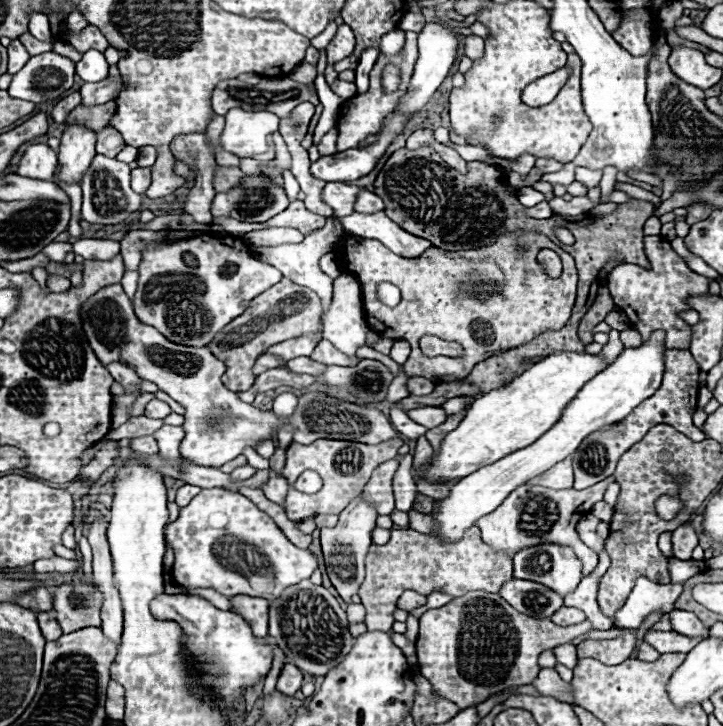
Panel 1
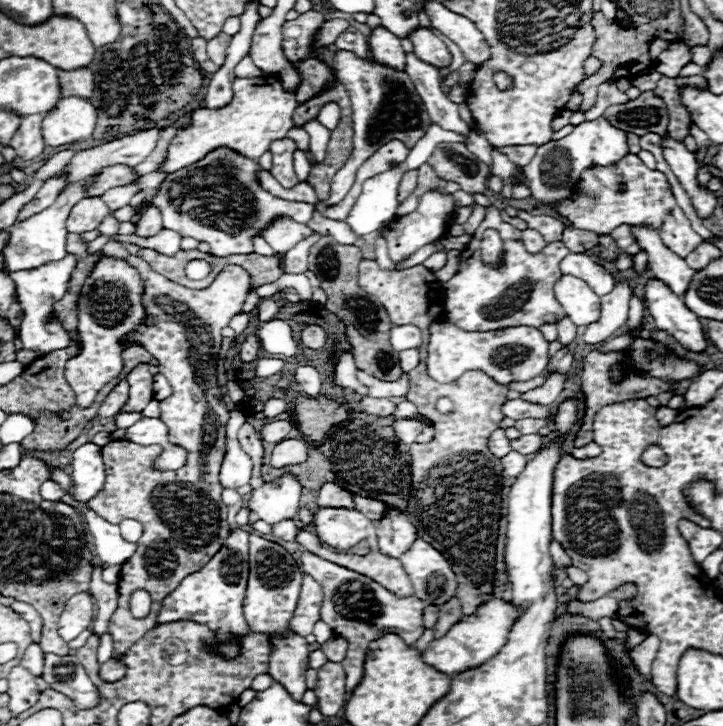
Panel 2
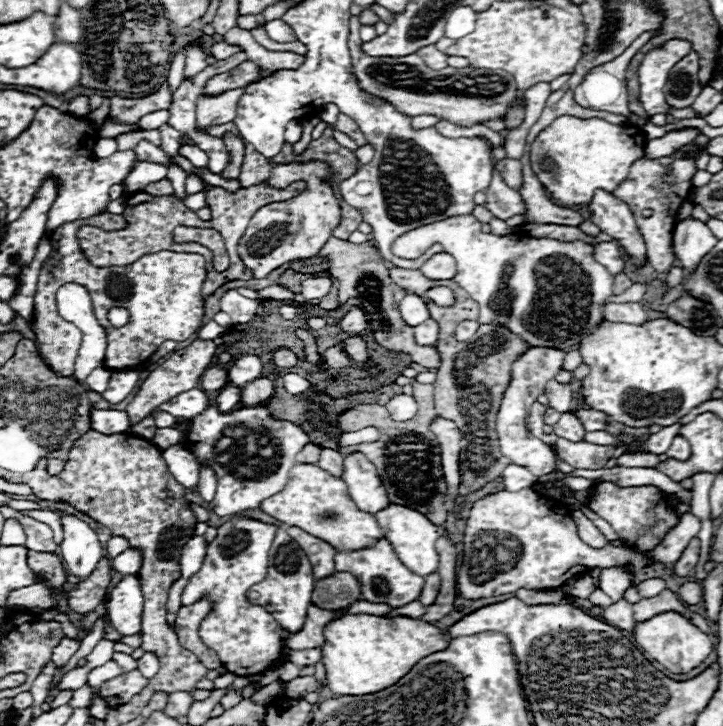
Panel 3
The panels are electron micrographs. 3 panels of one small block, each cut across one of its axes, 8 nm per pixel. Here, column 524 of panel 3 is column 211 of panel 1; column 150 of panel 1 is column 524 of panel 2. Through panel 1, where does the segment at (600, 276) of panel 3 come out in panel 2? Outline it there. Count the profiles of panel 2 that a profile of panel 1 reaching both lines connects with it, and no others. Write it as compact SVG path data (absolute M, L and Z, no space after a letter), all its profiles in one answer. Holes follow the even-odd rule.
M486 208L486 218L472 234L472 242L460 254L458 274L442 284L446 318L466 332L488 332L508 326L540 328L542 324L556 324L566 318L564 308L554 296L554 284L562 278L560 260L568 256L568 248L562 242L550 242L538 254L524 250L520 232L500 218L498 208ZM494 228L500 232L506 248L506 264L500 270L490 270L480 258L482 232Z

